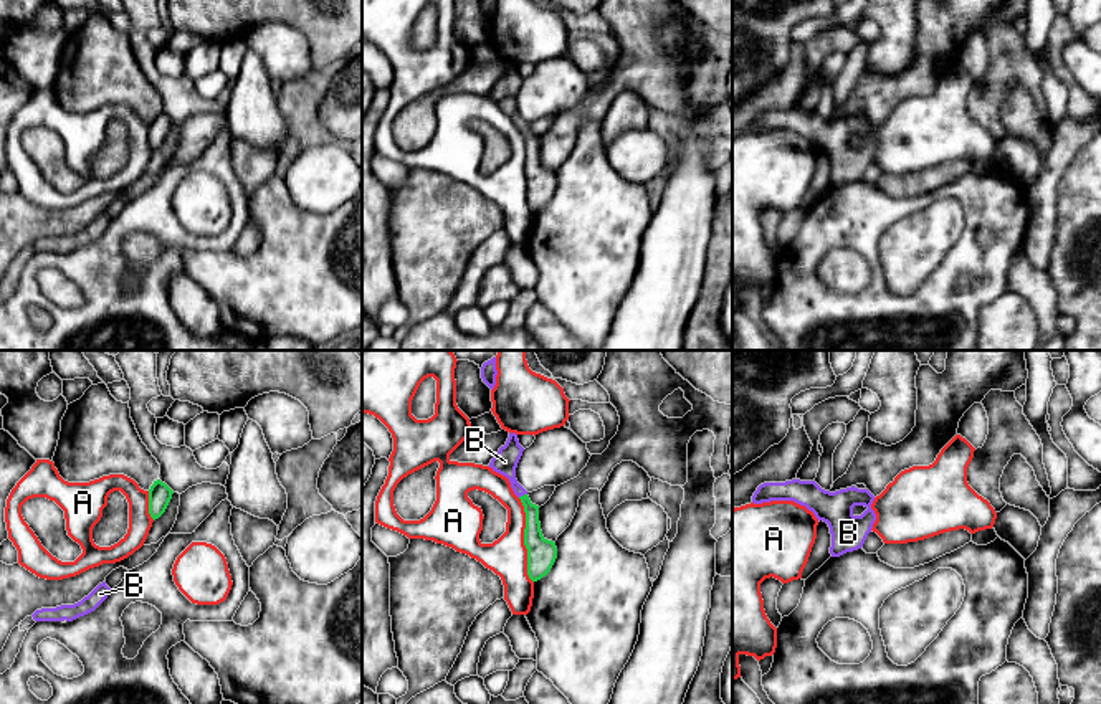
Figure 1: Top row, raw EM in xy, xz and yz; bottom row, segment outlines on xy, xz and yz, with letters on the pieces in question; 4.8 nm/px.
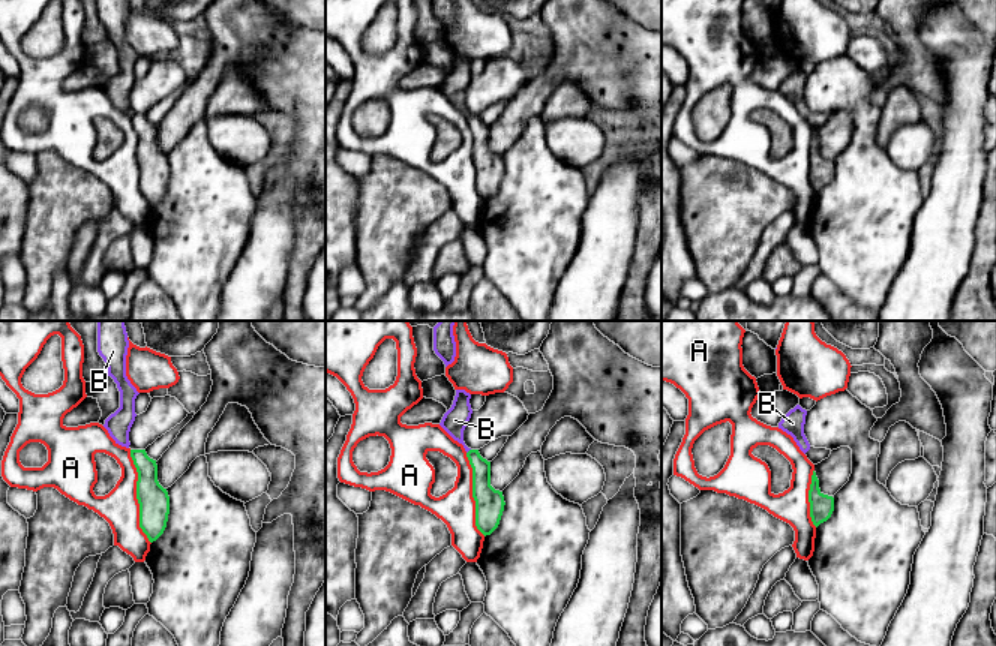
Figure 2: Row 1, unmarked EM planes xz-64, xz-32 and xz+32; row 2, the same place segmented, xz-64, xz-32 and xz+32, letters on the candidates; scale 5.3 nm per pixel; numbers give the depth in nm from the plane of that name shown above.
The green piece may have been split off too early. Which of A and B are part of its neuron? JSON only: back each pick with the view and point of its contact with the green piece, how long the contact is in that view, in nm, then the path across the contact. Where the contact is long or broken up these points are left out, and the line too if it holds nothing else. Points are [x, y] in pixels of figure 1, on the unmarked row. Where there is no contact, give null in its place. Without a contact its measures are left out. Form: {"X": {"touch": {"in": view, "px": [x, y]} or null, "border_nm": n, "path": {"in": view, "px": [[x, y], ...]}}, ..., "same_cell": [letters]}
{"B": {"touch": {"in": "xz", "px": [524, 124]}, "border_nm": 50, "path": {"in": "xz", "px": [[536, 174], [533, 142], [524, 124], [514, 114], [505, 91]]}}, "same_cell": ["B"]}

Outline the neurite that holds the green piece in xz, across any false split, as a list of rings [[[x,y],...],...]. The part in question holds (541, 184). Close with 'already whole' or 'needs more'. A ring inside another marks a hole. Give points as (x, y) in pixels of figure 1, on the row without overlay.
[[[509,63],[506,74],[501,76],[494,84],[489,98],[509,109],[514,124],[524,136],[524,175],[527,178],[527,205],[532,212],[537,212],[550,202],[557,188],[557,177],[555,172],[547,170],[542,165],[539,152],[539,136],[531,132],[527,121],[516,109],[516,98],[522,86],[522,81],[524,78],[519,74],[517,64]]]; needs more

